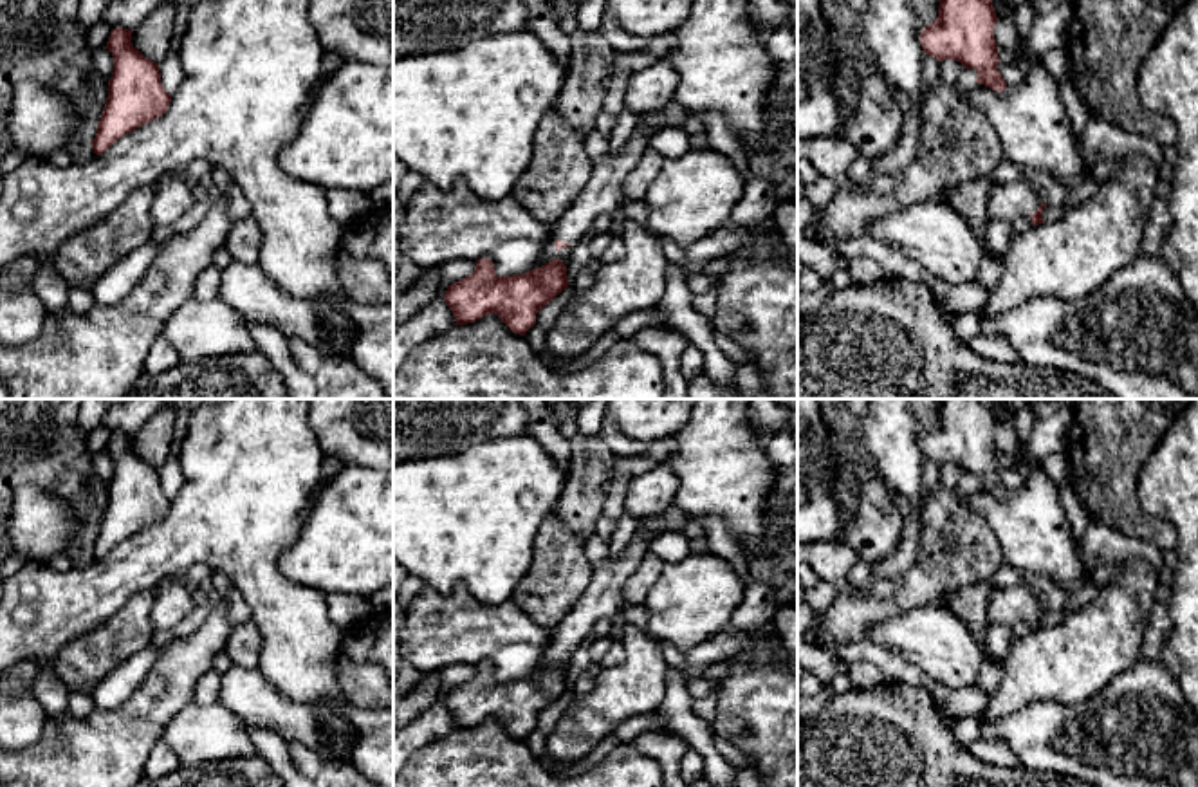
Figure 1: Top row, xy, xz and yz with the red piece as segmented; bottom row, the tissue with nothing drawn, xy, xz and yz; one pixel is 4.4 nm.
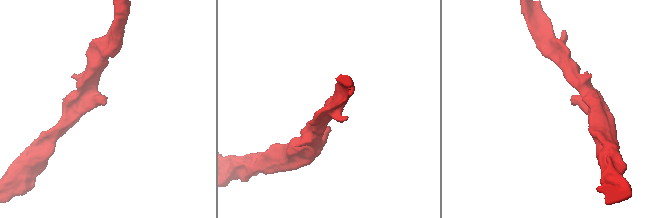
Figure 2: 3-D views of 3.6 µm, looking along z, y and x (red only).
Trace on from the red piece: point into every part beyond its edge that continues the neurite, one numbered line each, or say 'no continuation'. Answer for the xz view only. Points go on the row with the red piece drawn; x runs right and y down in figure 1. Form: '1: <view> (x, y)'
1: xz (603, 194)

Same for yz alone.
1: yz (1007, 201)

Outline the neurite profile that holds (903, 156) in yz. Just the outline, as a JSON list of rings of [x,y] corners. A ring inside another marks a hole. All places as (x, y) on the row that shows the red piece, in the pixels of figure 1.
[[[929,54],[922,56],[922,90],[917,97],[897,94],[904,116],[904,132],[898,146],[873,164],[873,175],[893,175],[908,168],[917,157],[922,132],[922,108],[927,92],[940,79],[940,61]]]

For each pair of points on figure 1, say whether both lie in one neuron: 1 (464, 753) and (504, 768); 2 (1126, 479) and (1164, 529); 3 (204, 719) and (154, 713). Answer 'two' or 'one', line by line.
1: one
2: one
3: two

